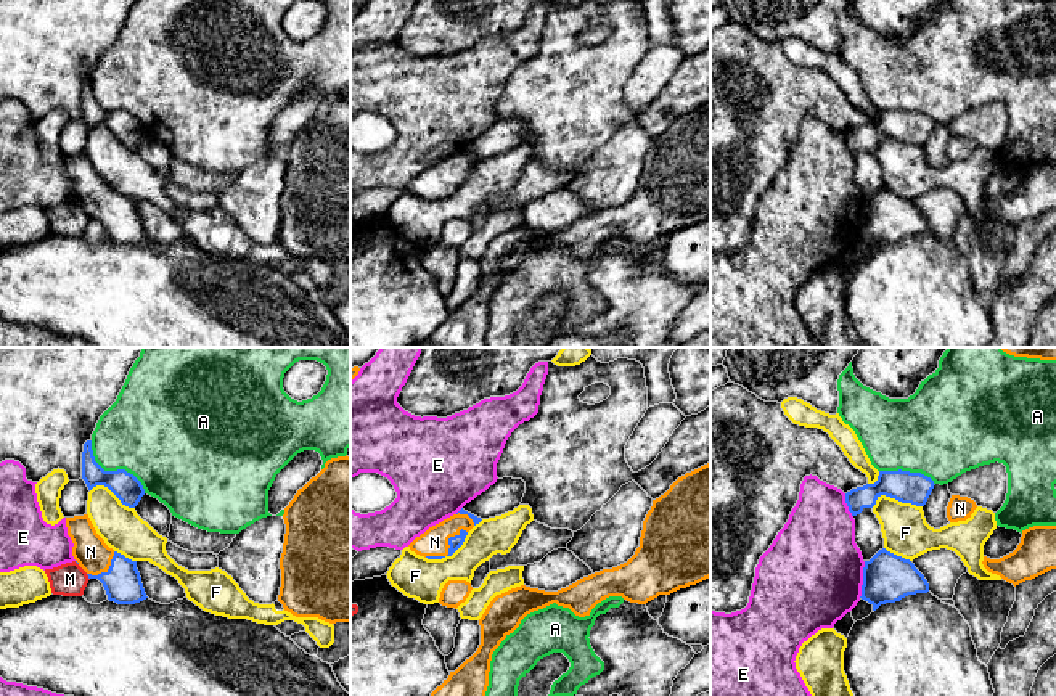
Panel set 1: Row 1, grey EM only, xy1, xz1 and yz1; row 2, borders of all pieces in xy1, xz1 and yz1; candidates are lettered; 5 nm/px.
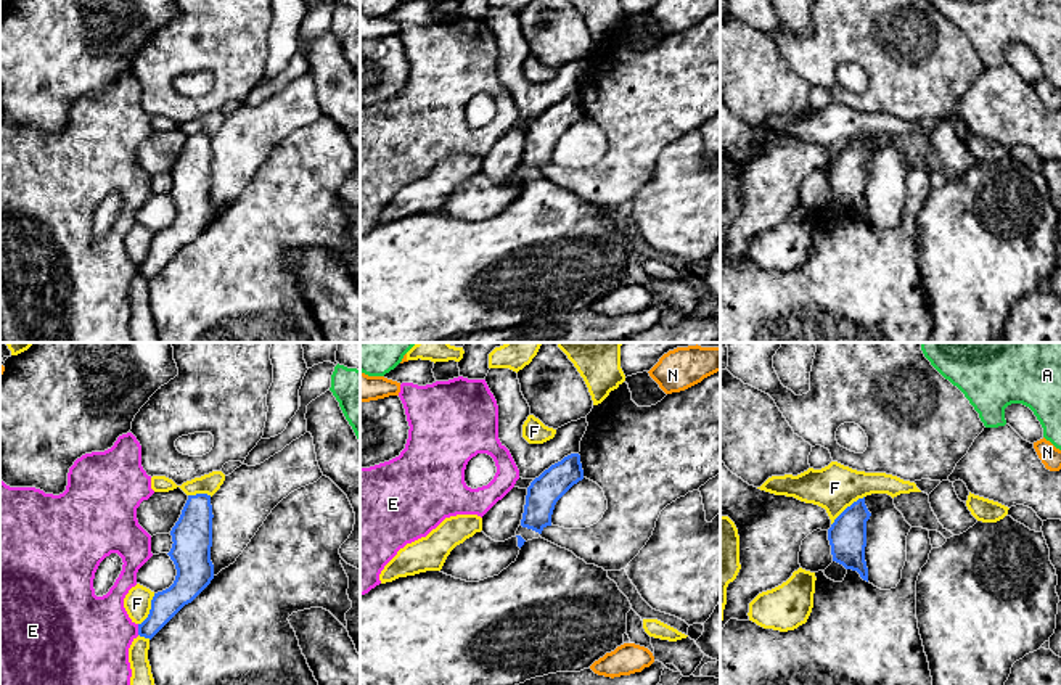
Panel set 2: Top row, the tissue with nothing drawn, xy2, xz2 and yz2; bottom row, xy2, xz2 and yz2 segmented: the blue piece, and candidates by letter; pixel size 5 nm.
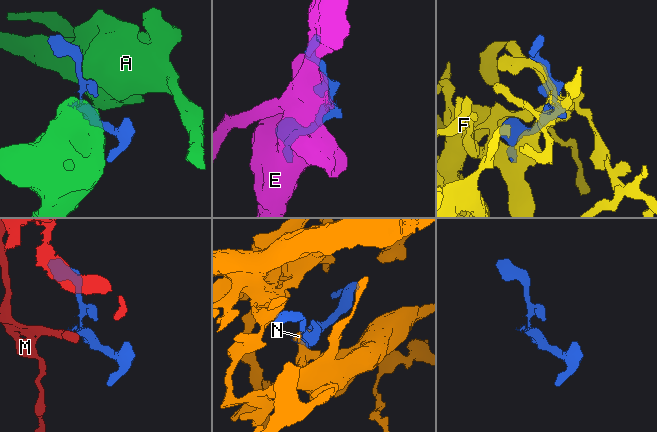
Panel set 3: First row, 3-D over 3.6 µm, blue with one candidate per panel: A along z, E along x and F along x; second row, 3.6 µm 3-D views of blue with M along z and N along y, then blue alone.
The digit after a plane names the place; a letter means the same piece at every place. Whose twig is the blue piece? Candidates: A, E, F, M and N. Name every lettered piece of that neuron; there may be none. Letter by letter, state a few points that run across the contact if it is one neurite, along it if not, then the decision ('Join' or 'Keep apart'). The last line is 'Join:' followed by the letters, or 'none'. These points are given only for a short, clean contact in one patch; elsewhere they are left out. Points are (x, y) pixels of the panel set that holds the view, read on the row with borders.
A: Keep apart
E: Keep apart
F: Keep apart
M: Line: xy1 (85, 574), (89, 579). Keep apart
N: Join
Join: N

